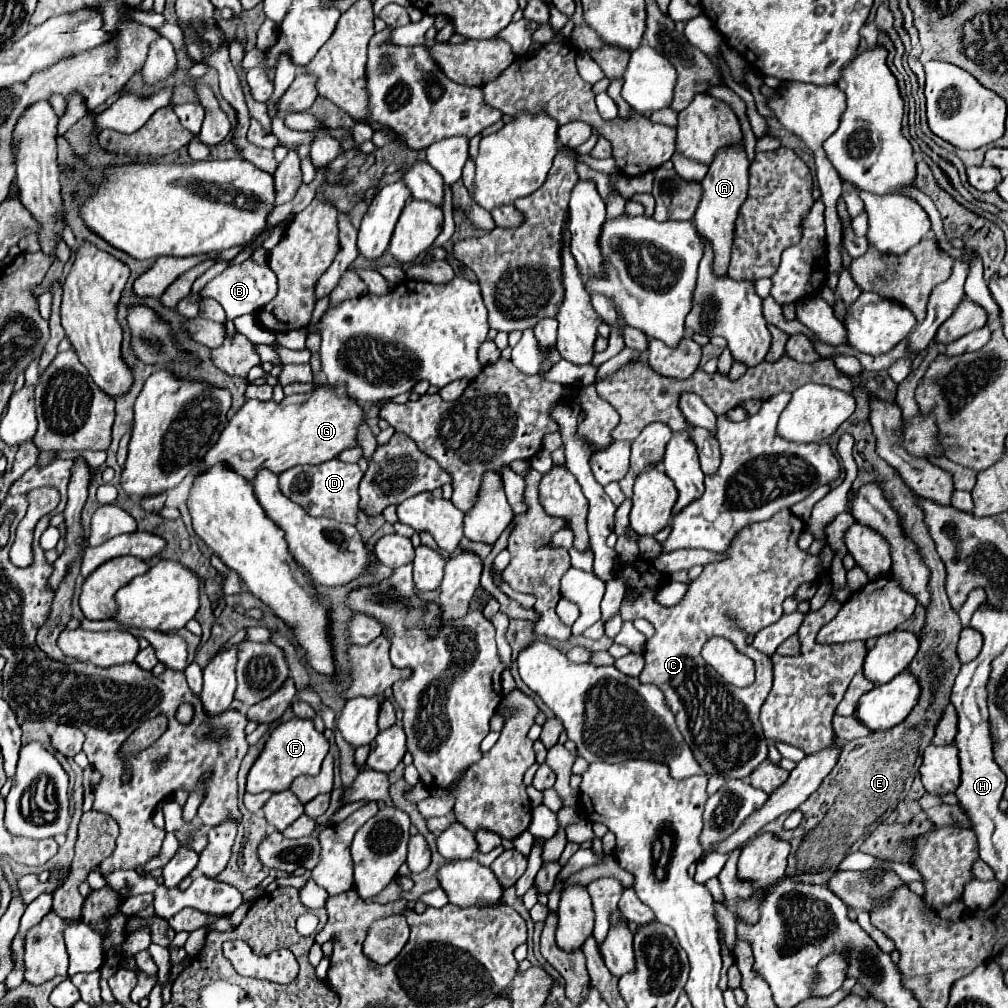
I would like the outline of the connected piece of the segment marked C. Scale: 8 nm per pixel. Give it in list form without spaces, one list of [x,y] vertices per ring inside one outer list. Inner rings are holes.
[[[781,510],[771,520],[745,526],[743,530],[737,532],[737,538],[733,538],[733,542],[729,544],[729,550],[725,550],[727,558],[713,562],[713,564],[705,564],[701,576],[689,584],[685,598],[677,606],[671,606],[671,608],[655,600],[661,588],[659,580],[663,578],[663,574],[657,568],[653,568],[643,558],[637,558],[637,562],[625,562],[625,560],[621,562],[621,570],[617,572],[617,576],[625,580],[625,598],[621,604],[621,618],[623,620],[645,618],[655,626],[653,638],[647,640],[645,668],[639,680],[655,684],[663,692],[665,702],[671,706],[677,718],[677,728],[681,730],[685,742],[693,750],[693,756],[697,758],[705,774],[719,774],[723,778],[747,778],[767,758],[767,740],[759,724],[759,708],[771,690],[773,666],[771,666],[769,656],[753,651],[749,645],[744,645],[745,634],[755,634],[759,628],[765,628],[777,622],[783,616],[783,608],[781,608],[783,600],[791,596],[793,590],[797,590],[797,586],[805,582],[817,582],[819,576],[829,572],[831,562],[833,562],[833,548],[825,544],[819,554],[809,554],[801,550],[797,546],[797,538],[803,530],[805,530],[805,522],[799,516],[795,516],[791,510]],[[725,614],[735,614],[739,620],[739,628],[731,626]],[[711,636],[729,638],[737,650],[755,662],[757,678],[751,686],[735,688],[731,684],[723,684],[721,688],[721,682],[711,682],[711,672],[707,670],[701,658],[701,648]]]

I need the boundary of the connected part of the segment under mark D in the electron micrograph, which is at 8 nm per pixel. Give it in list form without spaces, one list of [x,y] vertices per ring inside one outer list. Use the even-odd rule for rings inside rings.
[[[333,458],[333,460],[321,462],[317,466],[301,464],[301,466],[293,466],[285,472],[281,472],[279,474],[279,488],[289,500],[303,506],[305,512],[311,516],[325,516],[335,522],[357,524],[361,478],[363,478],[363,472],[359,470],[357,464],[347,464],[339,458]]]

